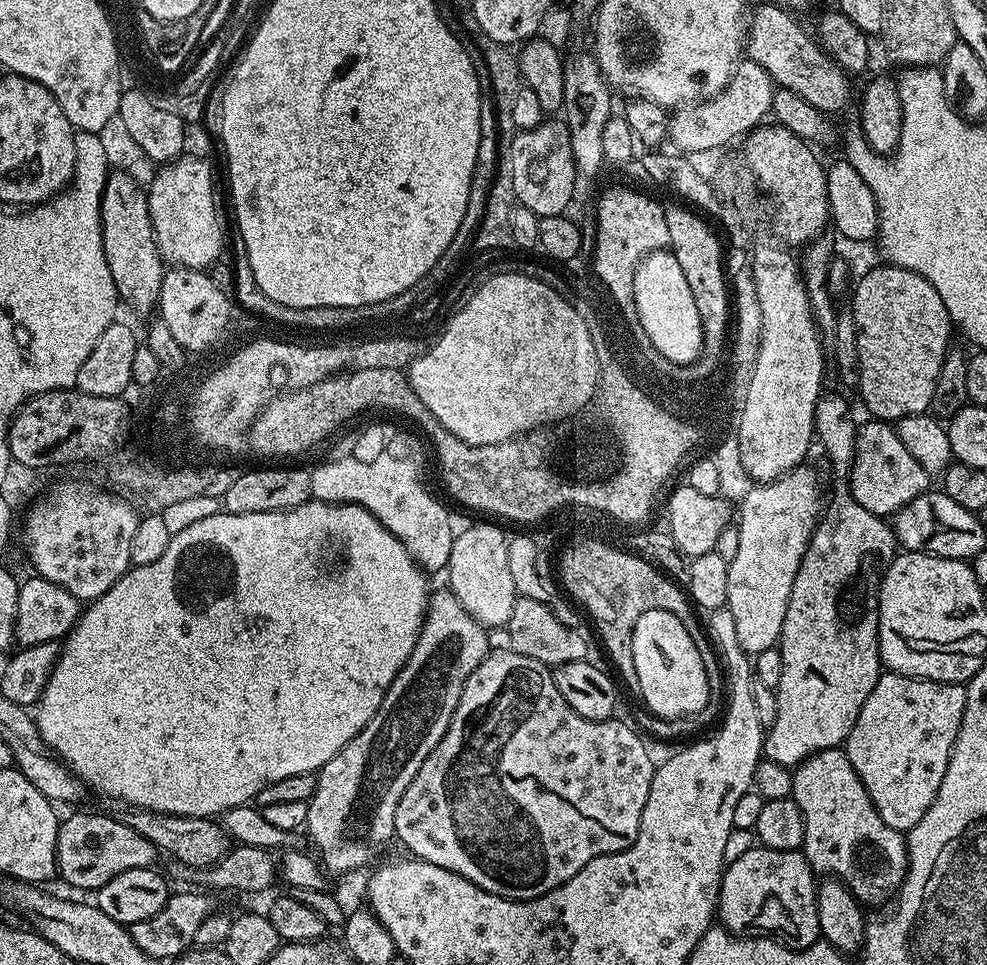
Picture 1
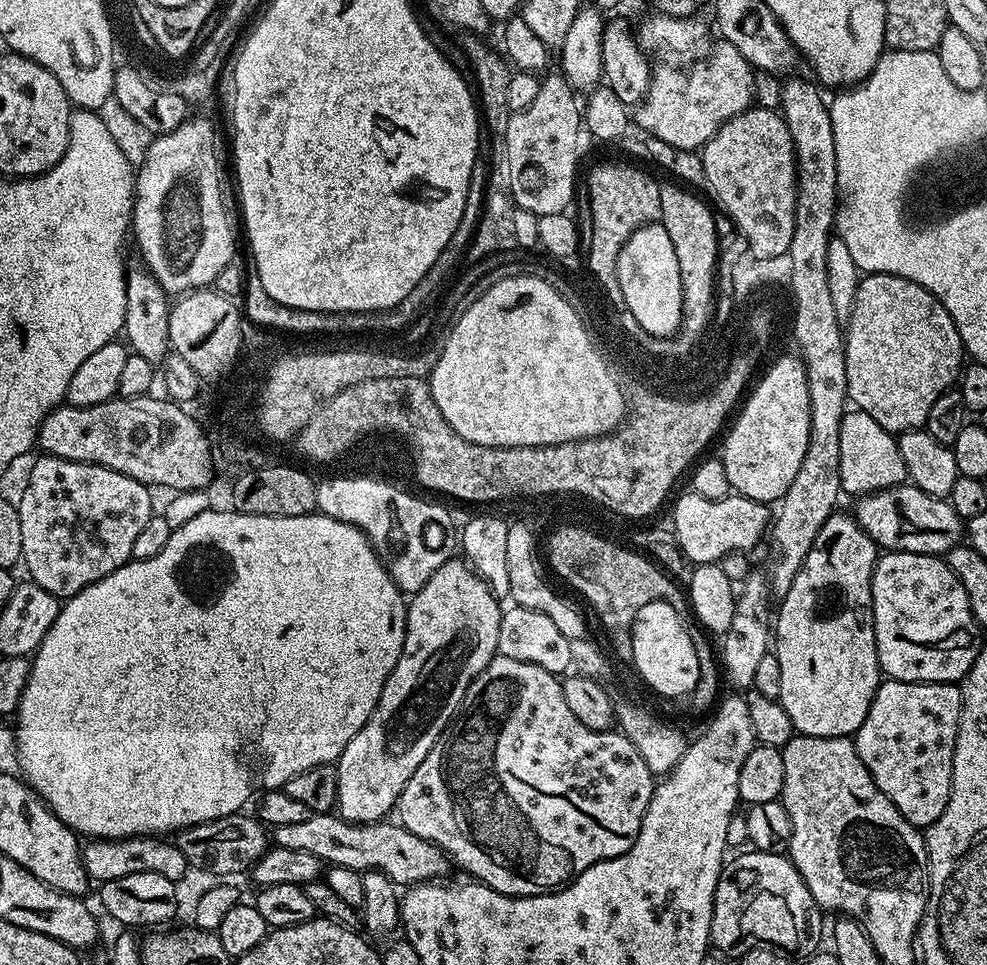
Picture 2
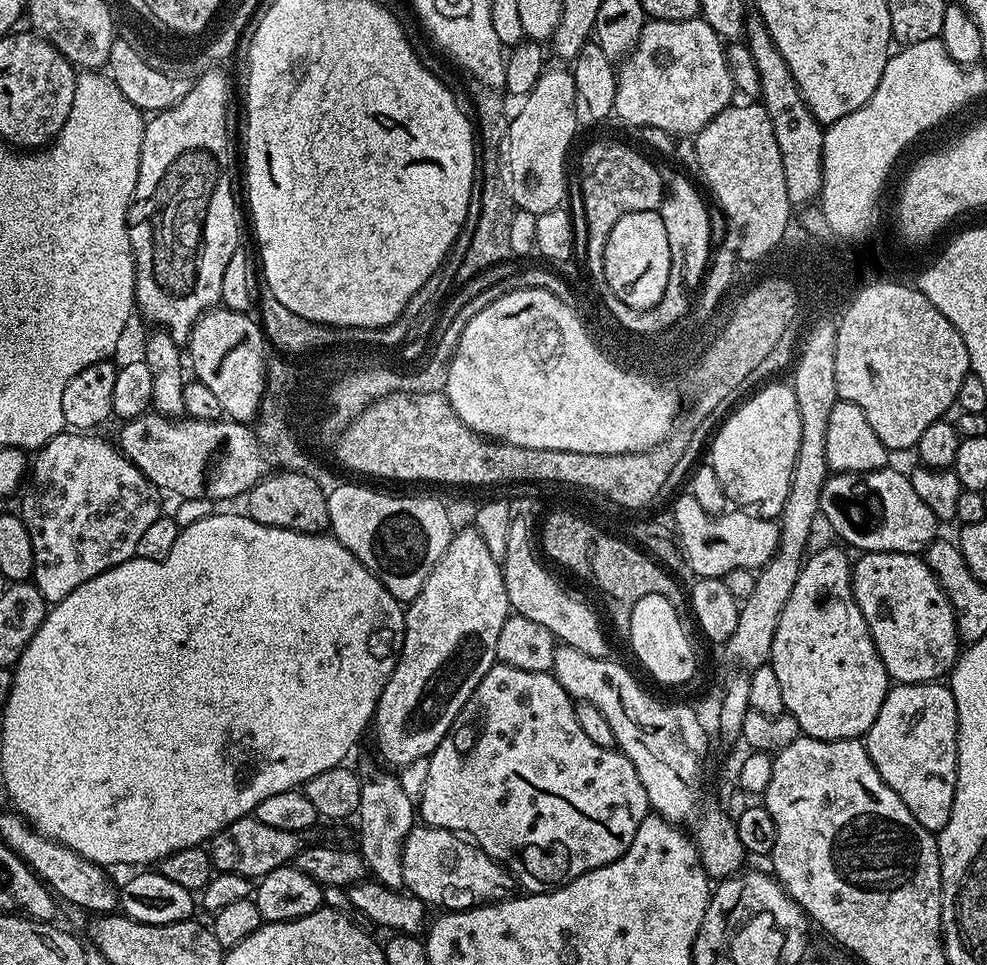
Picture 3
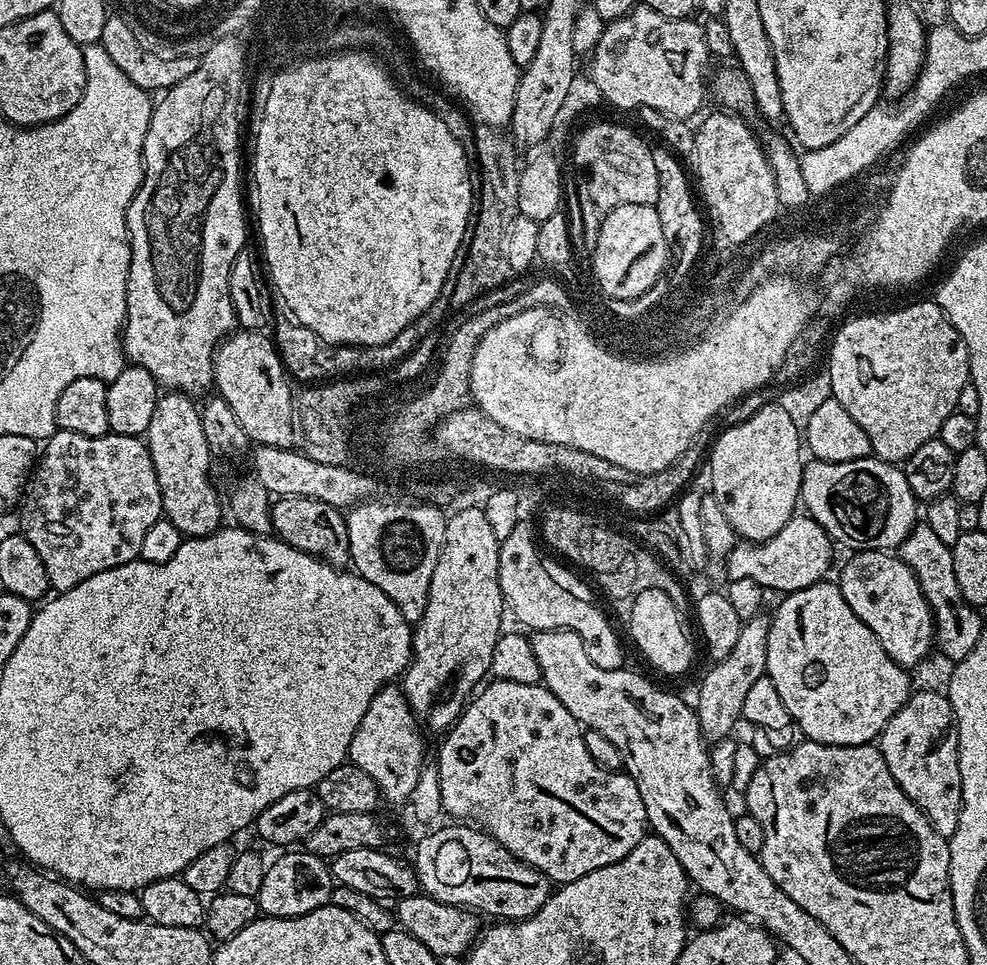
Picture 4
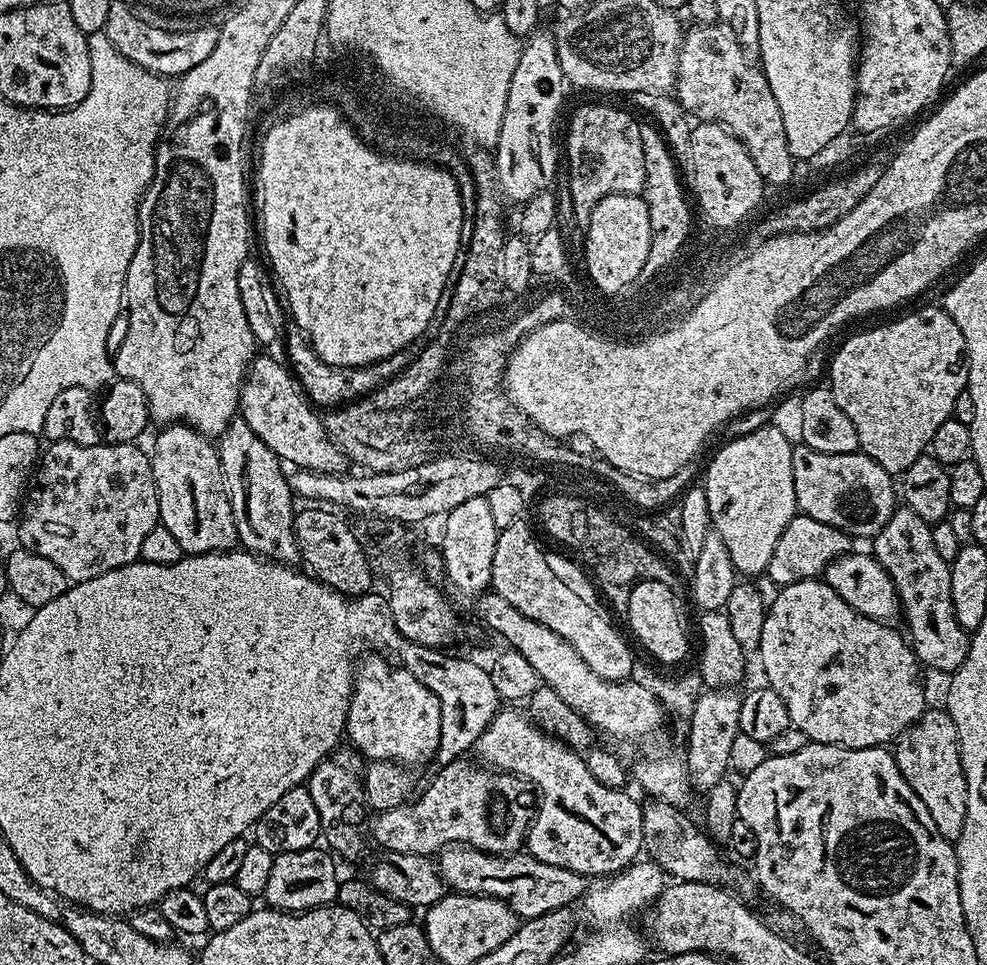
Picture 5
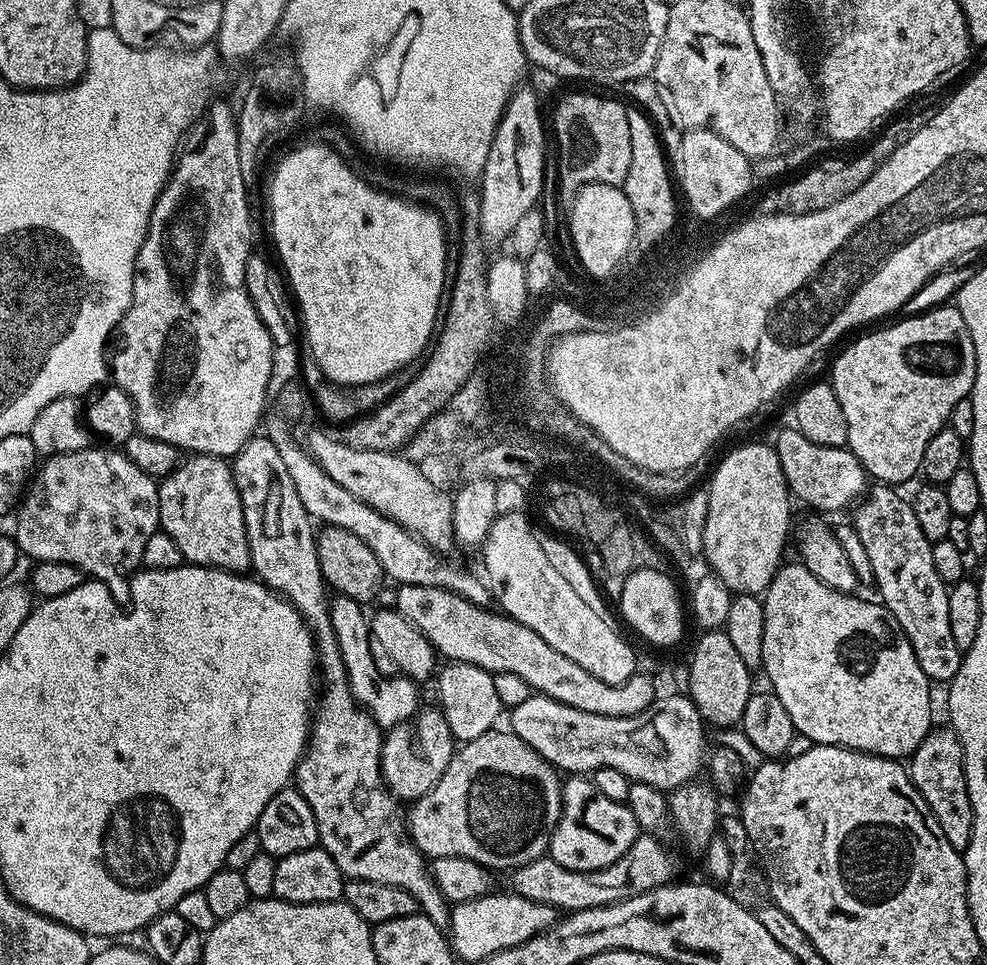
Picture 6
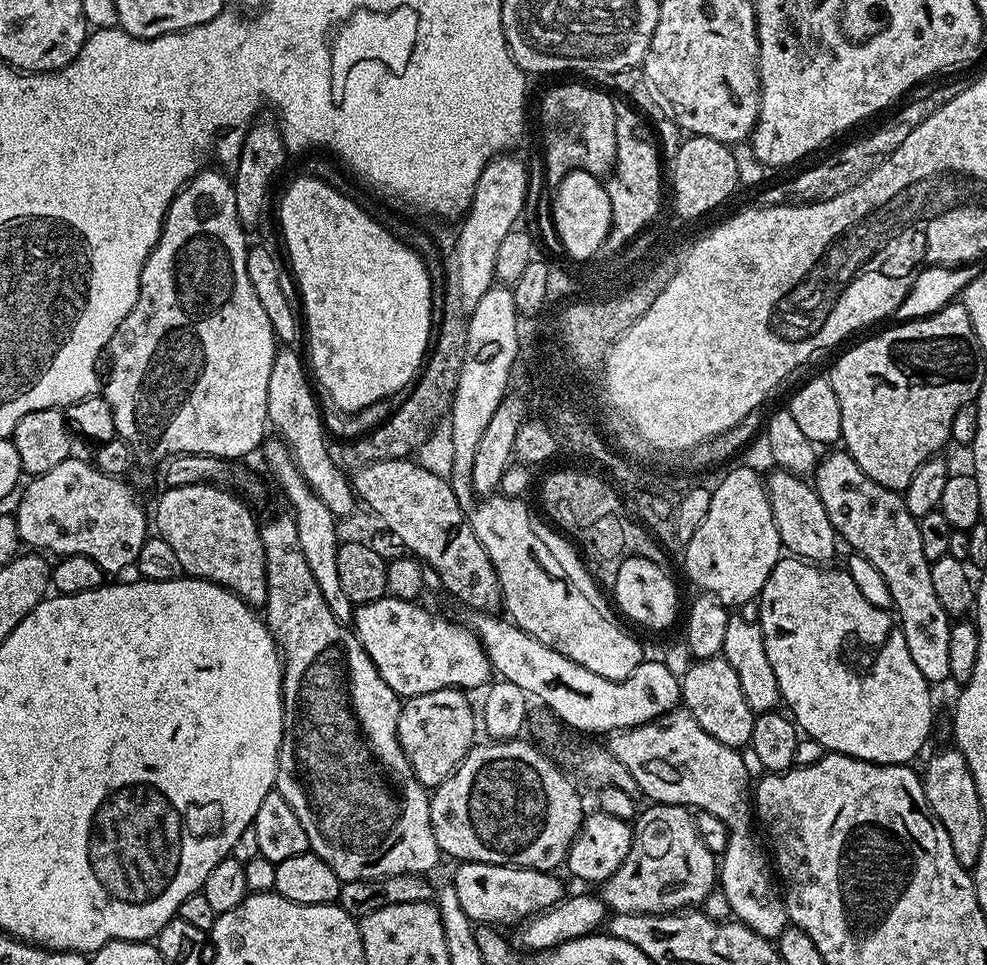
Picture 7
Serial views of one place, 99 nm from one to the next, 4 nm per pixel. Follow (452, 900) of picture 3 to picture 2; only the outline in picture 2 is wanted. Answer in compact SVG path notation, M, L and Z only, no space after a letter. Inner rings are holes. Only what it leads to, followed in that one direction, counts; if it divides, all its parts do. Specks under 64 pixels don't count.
M318 812L306 818L306 822L278 826L274 830L274 844L286 850L306 850L328 866L346 867L361 874L369 870L381 872L397 886L440 882L447 877L444 875L450 869L450 861L438 845L410 834L399 822L388 823L352 824L338 814Z

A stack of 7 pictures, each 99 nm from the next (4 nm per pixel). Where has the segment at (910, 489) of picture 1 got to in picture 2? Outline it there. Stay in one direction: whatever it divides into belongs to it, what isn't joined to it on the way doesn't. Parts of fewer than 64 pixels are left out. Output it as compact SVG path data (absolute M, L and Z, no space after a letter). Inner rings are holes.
M859 410L845 411L842 418L842 435L840 435L840 486L852 498L867 496L869 492L881 492L895 484L908 480L908 471L902 462L902 454L898 450L898 439L893 433L886 431L870 414Z

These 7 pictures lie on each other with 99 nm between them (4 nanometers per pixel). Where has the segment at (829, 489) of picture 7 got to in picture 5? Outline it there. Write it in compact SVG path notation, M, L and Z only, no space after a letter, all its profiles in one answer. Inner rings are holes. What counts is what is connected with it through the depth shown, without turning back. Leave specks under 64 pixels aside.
M900 506L880 533L871 537L870 544L871 555L894 582L903 619L908 619L906 636L917 661L925 669L933 668L945 674L956 672L958 666L966 662L970 633L958 626L958 618L954 618L954 602L950 602L949 561L944 560L934 546L932 525L918 518L914 510Z

